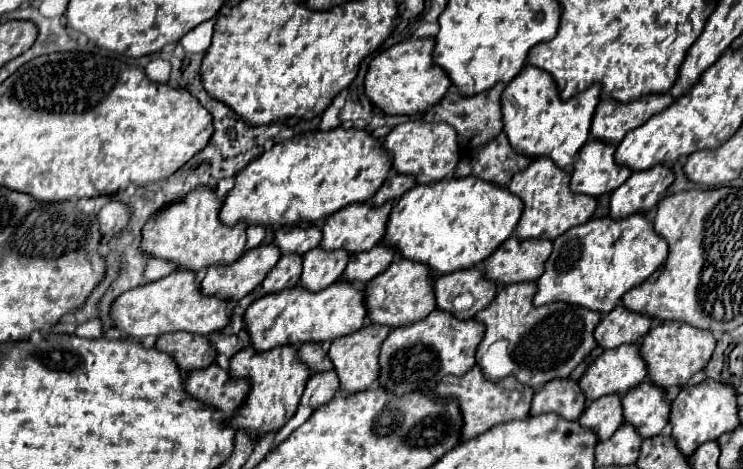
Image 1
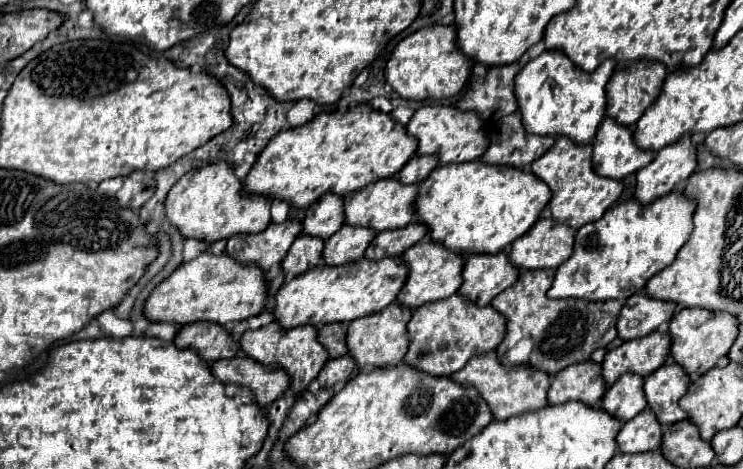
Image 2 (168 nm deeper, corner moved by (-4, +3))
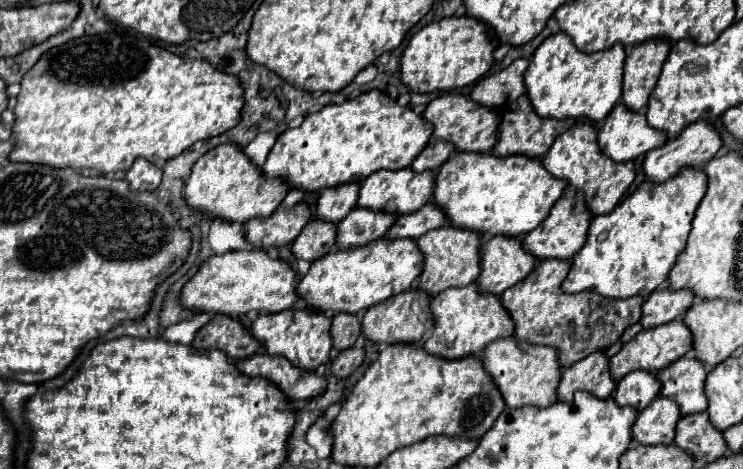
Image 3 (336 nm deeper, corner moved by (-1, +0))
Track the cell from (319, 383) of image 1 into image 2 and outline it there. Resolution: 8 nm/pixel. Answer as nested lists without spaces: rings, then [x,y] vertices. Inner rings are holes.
[[[345,354],[345,356],[341,356],[341,358],[333,358],[333,360],[329,360],[329,362],[323,366],[323,370],[321,370],[317,382],[319,382],[321,388],[331,388],[331,386],[335,386],[335,384],[347,380],[347,376],[351,374],[353,368],[355,368],[355,360],[353,360],[351,356]]]

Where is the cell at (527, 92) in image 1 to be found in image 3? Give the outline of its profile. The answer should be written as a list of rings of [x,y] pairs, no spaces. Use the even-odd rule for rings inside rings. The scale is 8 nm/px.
[[[564,33],[548,37],[534,53],[524,73],[526,93],[532,109],[542,119],[588,119],[600,123],[620,101],[620,75],[624,65],[624,47],[584,55]]]

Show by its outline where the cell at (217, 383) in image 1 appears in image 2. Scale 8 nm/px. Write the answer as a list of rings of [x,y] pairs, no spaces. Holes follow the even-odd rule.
[[[235,356],[213,364],[213,374],[221,382],[247,386],[255,392],[261,406],[269,406],[287,392],[287,374],[283,368],[267,368],[247,356]]]

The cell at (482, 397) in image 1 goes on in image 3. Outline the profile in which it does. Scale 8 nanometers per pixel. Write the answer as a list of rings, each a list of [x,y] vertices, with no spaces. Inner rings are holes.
[[[496,339],[484,349],[480,357],[484,371],[492,377],[506,407],[516,409],[524,405],[548,407],[556,403],[556,383],[560,381],[560,365],[556,363],[556,351],[550,347],[528,347],[528,343],[516,343],[516,339]]]

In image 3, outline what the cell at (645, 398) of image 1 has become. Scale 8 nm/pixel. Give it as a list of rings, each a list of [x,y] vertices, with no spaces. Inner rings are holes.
[[[680,357],[676,363],[660,369],[656,373],[658,381],[662,383],[660,397],[668,397],[678,403],[682,415],[702,413],[708,407],[704,395],[704,379],[706,369],[698,359]]]

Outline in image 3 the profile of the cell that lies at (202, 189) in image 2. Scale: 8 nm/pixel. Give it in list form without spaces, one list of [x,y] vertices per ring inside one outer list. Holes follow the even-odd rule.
[[[224,143],[204,153],[192,167],[184,183],[184,199],[190,209],[210,215],[212,219],[228,223],[246,223],[250,219],[268,219],[288,193],[288,185],[282,179],[268,179],[262,171],[246,159],[240,147]]]

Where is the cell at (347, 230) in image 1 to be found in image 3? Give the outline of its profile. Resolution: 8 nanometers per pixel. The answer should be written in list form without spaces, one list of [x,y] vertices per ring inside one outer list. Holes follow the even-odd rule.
[[[410,169],[378,171],[378,173],[372,173],[360,185],[356,207],[372,209],[372,211],[384,211],[390,215],[408,215],[408,213],[418,211],[422,205],[426,205],[430,201],[432,183],[434,183],[434,175],[426,173],[426,171],[424,173],[412,173]]]

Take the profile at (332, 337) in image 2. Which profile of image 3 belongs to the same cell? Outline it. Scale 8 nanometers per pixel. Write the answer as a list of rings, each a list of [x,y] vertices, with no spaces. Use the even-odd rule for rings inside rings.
[[[334,315],[330,325],[332,347],[336,351],[350,349],[360,337],[360,321],[356,315]]]

